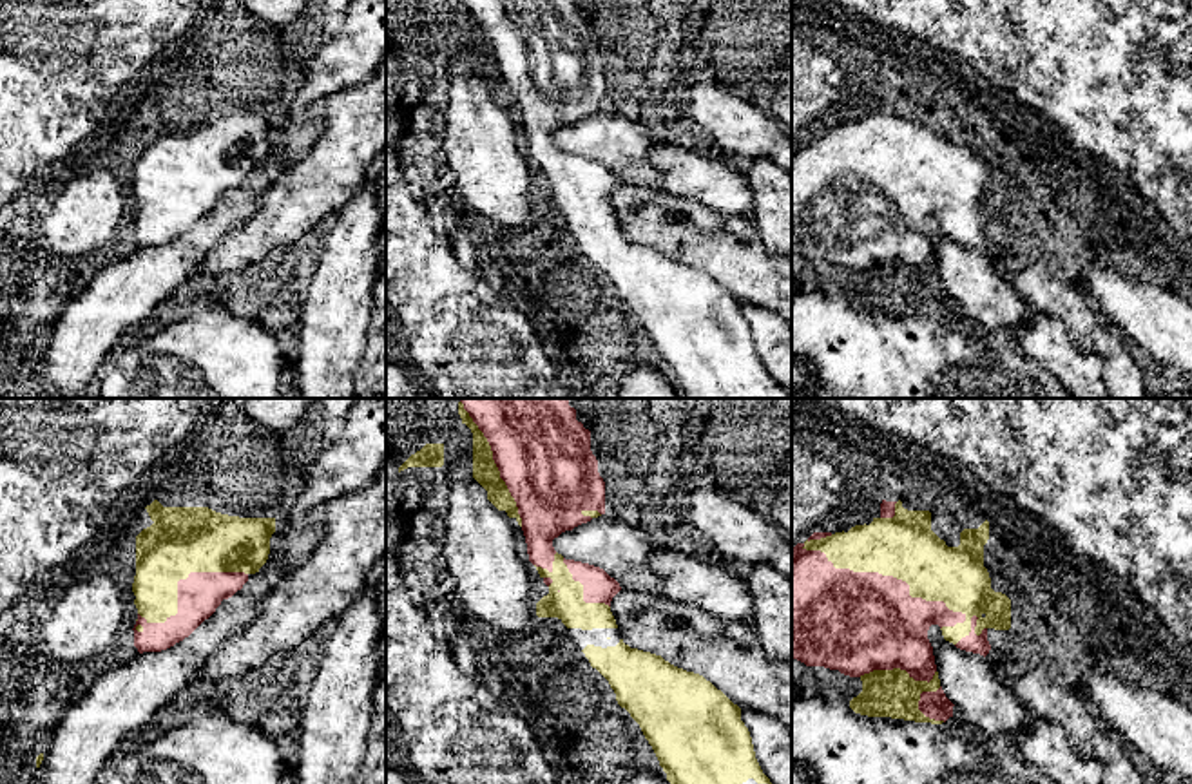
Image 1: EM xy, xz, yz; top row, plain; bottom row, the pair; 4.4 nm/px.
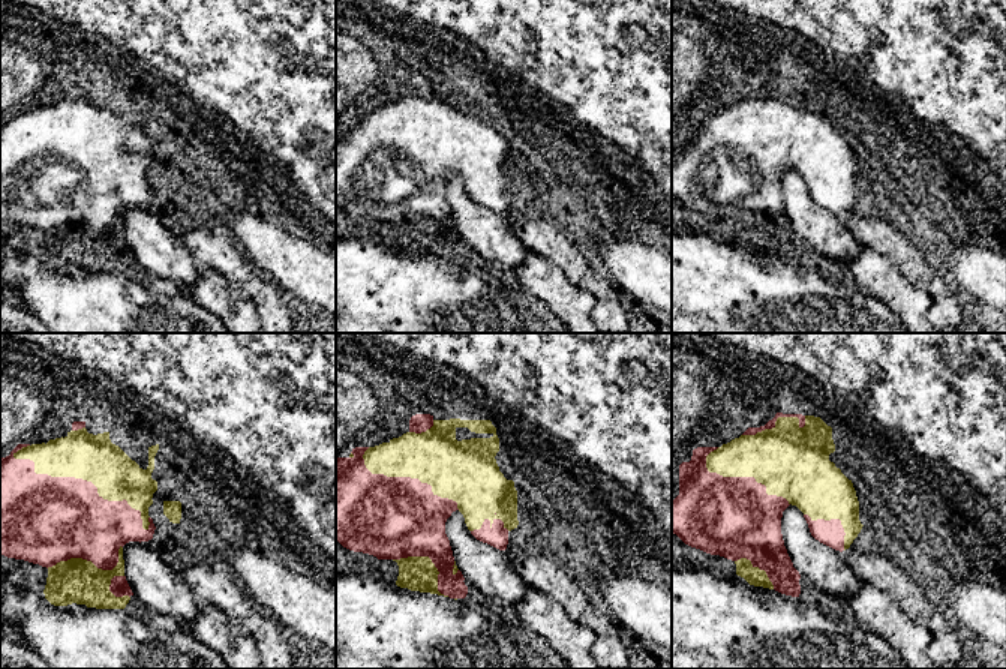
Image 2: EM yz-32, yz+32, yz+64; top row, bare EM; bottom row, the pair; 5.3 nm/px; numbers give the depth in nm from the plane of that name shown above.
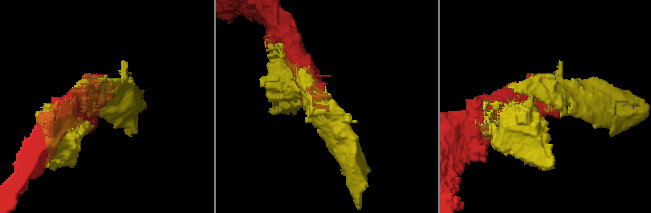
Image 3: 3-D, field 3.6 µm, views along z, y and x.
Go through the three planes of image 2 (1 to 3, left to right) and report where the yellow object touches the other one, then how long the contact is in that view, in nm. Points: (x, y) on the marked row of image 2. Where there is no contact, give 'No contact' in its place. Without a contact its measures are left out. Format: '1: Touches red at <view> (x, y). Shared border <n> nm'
1: Touches red at yz-32 (84, 480). Shared border 850 nm
2: Touches red at yz+32 (408, 477). Shared border 600 nm
3: Touches red at yz+64 (745, 477). Shared border 500 nm

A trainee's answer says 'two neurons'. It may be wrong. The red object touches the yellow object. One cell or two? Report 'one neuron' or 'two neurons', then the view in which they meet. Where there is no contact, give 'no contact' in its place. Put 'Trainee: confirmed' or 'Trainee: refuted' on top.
Trainee: refuted
one neuron | yz

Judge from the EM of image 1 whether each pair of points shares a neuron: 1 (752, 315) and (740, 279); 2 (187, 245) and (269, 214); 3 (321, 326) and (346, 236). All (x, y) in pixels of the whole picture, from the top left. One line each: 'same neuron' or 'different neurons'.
1: different neurons
2: different neurons
3: same neuron

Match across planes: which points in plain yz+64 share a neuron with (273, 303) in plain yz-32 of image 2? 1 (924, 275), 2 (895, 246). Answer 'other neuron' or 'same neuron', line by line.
1: same neuron
2: same neuron

